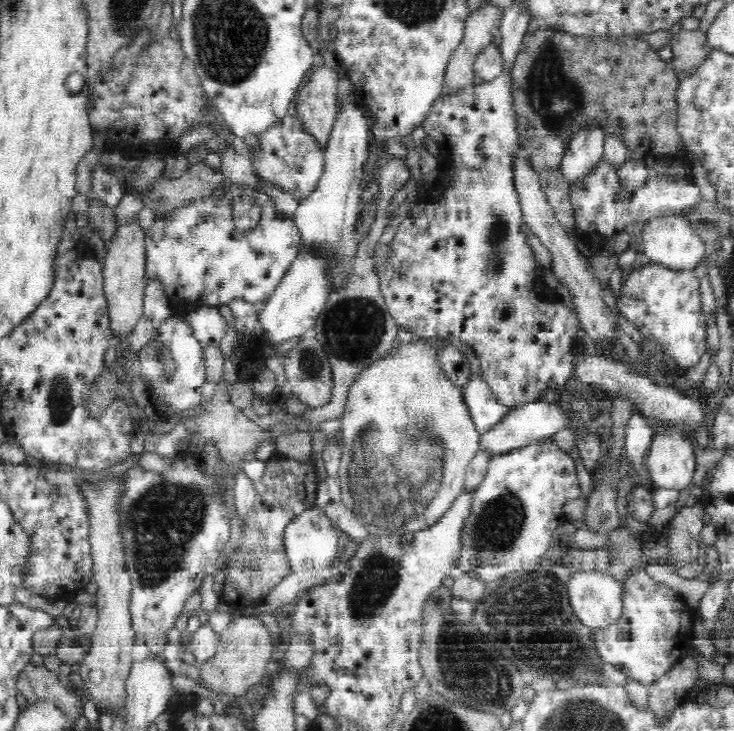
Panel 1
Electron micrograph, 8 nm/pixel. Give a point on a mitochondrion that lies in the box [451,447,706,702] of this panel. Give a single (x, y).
(530, 618)

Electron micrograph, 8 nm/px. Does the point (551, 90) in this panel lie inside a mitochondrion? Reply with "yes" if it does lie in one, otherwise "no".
yes

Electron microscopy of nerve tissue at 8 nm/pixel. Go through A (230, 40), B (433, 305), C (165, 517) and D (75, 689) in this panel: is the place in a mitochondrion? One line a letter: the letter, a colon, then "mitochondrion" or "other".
A: mitochondrion
B: other
C: mitochondrion
D: other

